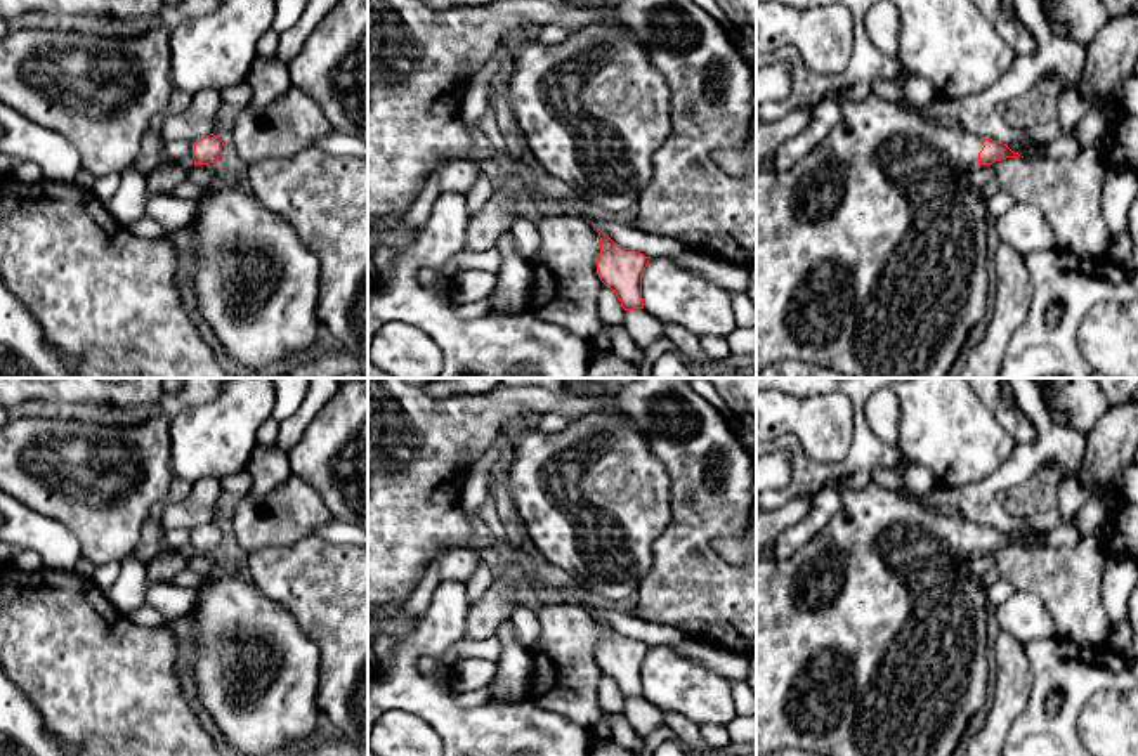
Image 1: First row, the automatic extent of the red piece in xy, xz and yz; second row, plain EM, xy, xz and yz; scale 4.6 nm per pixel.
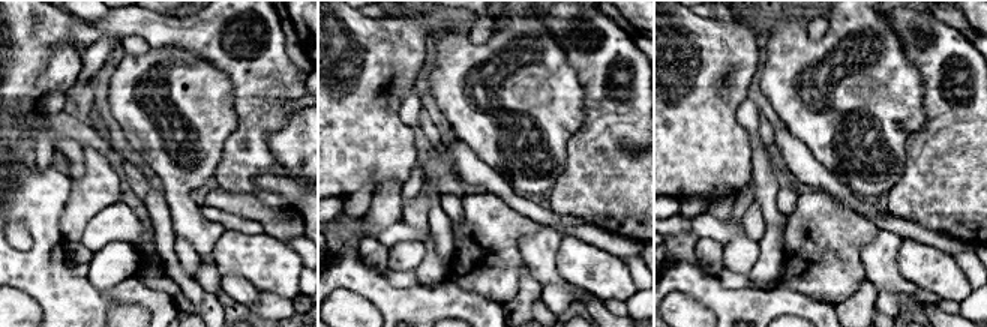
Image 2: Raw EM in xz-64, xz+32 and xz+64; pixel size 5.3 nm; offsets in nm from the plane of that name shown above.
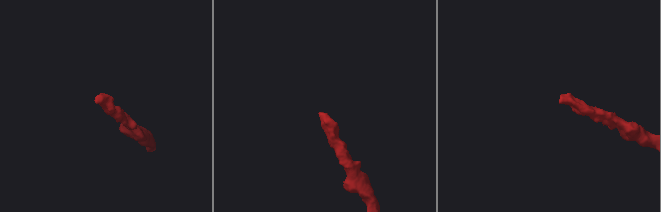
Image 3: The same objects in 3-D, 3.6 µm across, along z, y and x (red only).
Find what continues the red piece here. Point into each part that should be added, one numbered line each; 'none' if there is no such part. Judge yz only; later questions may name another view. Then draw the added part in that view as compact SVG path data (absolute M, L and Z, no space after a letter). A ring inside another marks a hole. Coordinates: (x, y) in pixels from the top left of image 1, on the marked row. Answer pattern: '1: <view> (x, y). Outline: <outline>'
1: yz (871, 254). Outline: M874 94L864 99L841 99L841 121L833 128L822 144L819 144L807 158L795 163L786 172L756 168L756 378L774 362L786 359L800 359L808 364L817 364L827 369L840 371L850 378L945 378L952 362L958 359L970 331L982 321L987 307L989 279L987 279L987 208L980 187L971 184L971 170L978 166L978 153L982 151L982 139L966 132L959 125L949 127L939 120L923 120L906 109L895 101L885 101Z

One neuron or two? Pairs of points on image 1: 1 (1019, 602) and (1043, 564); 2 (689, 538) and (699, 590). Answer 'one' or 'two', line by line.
1: two
2: one

